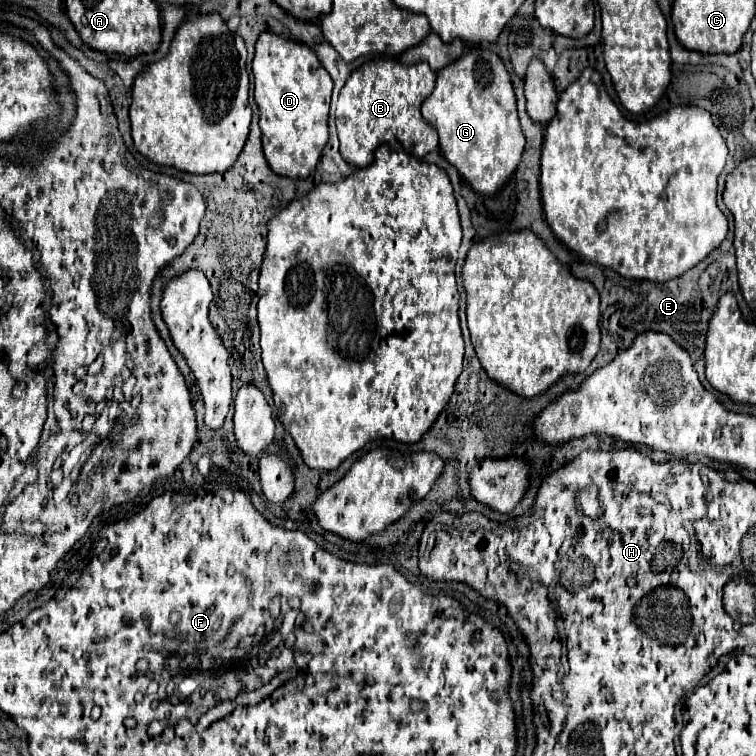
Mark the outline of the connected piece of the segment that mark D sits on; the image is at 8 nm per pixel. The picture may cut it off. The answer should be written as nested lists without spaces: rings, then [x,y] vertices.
[[[264,31],[256,41],[252,59],[254,99],[260,109],[264,155],[274,173],[292,179],[306,179],[316,169],[322,149],[328,143],[328,109],[332,77],[320,65],[316,53],[298,41]]]

